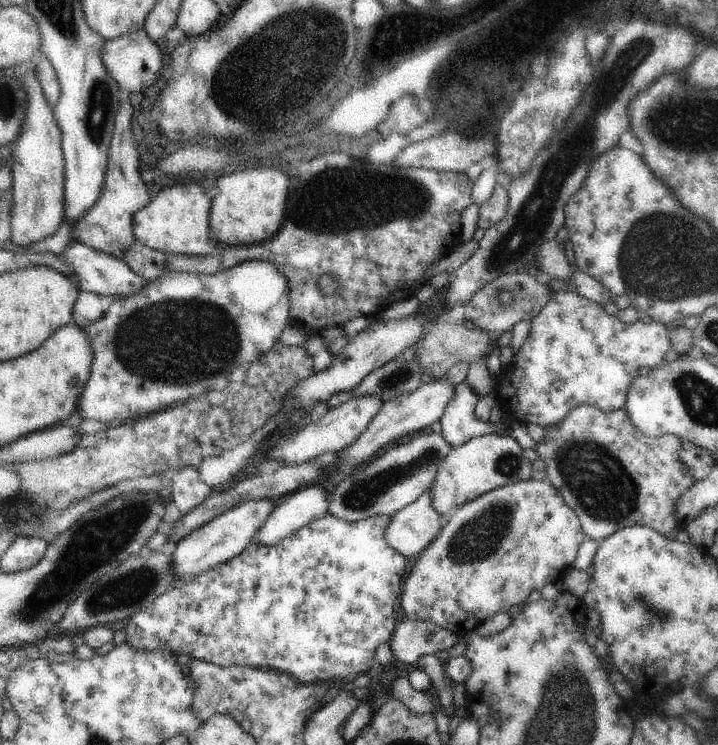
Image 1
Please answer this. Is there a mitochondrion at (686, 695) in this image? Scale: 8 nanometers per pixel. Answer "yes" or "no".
no

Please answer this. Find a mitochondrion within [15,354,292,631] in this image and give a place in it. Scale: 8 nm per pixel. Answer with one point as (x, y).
(128, 591)

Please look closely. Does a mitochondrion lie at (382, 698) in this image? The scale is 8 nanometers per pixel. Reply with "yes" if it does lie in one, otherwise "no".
no

